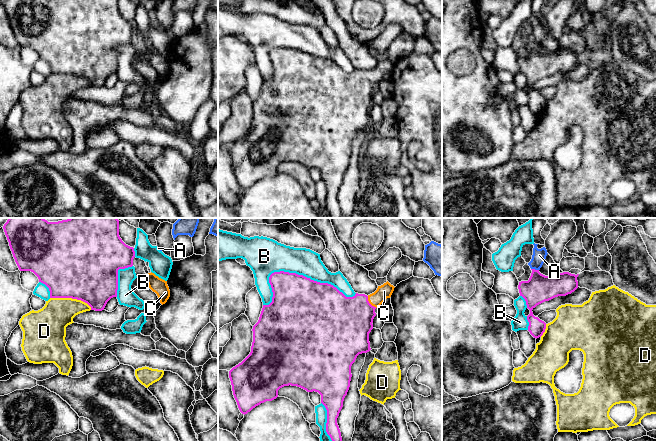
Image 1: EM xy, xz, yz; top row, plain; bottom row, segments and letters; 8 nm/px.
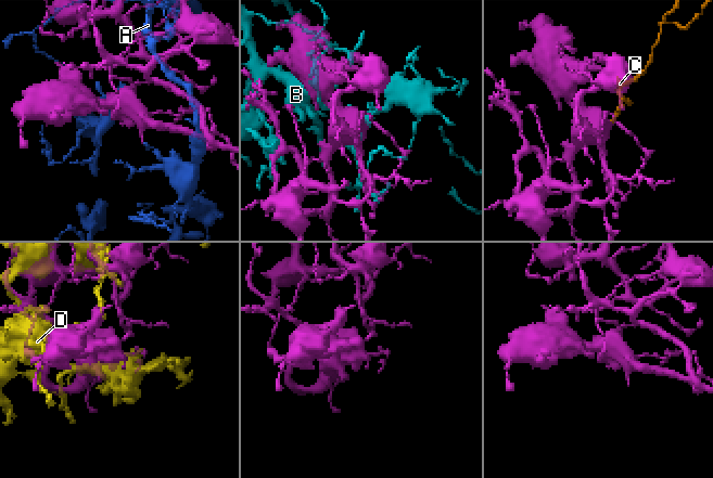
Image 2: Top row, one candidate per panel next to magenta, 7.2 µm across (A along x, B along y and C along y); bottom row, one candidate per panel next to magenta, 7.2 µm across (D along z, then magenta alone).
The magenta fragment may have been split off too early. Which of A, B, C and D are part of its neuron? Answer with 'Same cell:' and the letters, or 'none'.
Same cell: C

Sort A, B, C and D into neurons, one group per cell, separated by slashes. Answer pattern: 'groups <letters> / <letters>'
groups A / B / C / D

